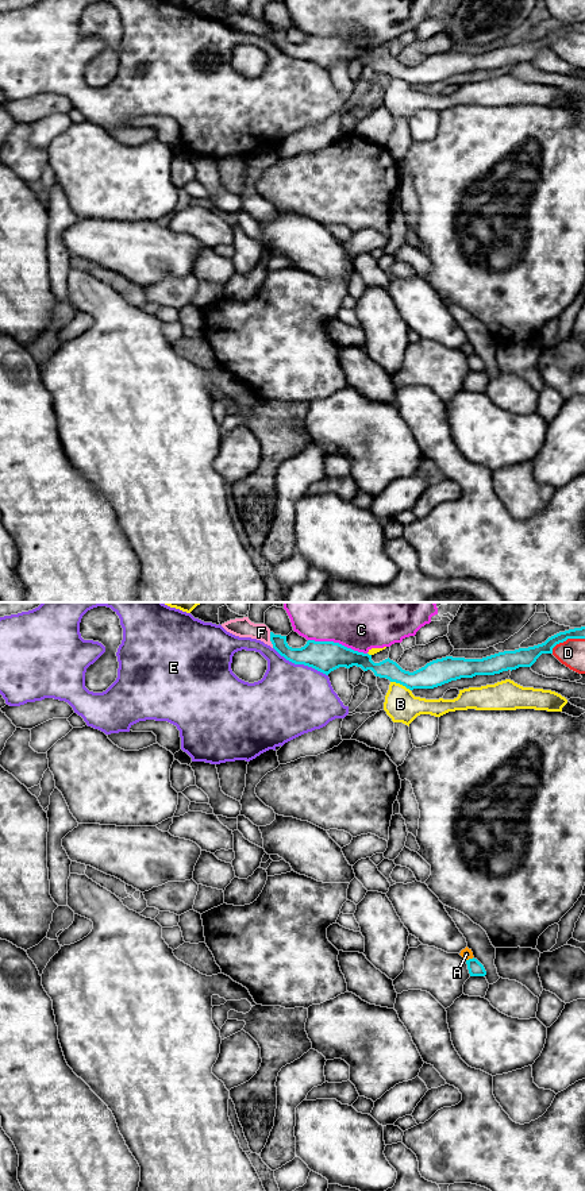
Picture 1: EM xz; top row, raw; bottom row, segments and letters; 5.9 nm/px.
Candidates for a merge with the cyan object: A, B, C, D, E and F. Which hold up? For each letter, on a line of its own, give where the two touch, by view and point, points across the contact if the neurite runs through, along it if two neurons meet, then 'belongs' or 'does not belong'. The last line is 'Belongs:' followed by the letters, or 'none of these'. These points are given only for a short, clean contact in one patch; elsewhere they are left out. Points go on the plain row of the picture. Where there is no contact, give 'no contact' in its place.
A: xz (469, 354) | along xz (473, 351), (466, 355) | does not belong
B: xz (400, 78) | does not belong
C: xz (338, 38) | does not belong
D: xz (566, 34) | does not belong
E: xz (300, 58) | does not belong
F: xz (270, 35) | does not belong
Belongs: none of these

